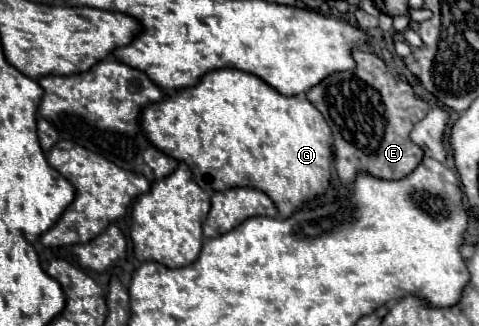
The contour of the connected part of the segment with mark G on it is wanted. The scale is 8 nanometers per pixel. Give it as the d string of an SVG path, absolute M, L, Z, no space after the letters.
M217 69L201 77L195 87L187 87L167 101L151 103L141 113L141 127L149 141L165 155L185 161L197 181L207 191L225 191L233 187L253 187L271 197L279 217L291 217L305 201L323 195L331 181L331 127L307 97L285 97L259 77L239 69Z

